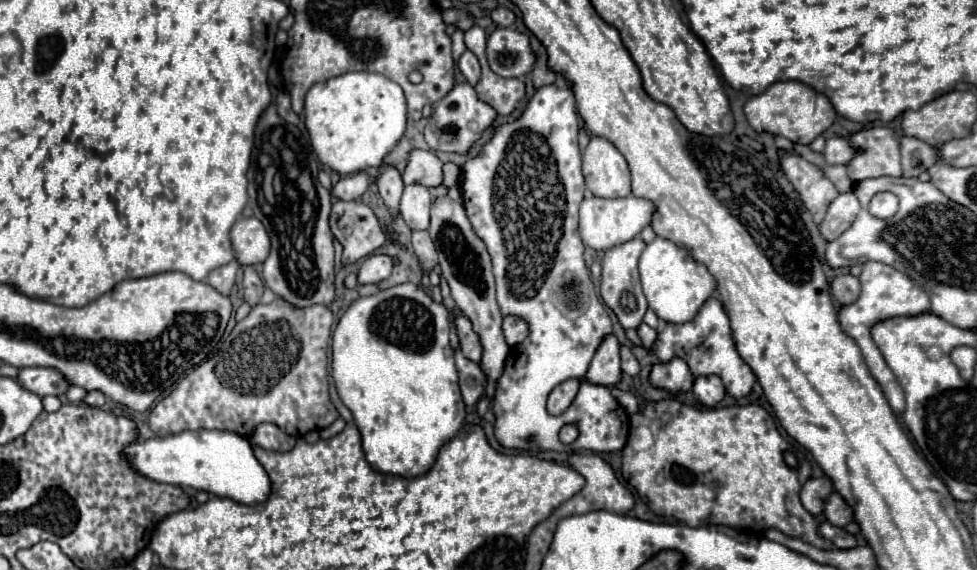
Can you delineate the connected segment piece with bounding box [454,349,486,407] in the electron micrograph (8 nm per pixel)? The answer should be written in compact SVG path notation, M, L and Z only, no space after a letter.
M458 349L454 353L456 357L456 367L458 367L458 375L460 375L460 391L462 391L462 399L468 407L474 407L478 403L478 399L482 397L484 393L484 387L486 387L486 379L484 379L484 373L480 369L478 363L466 359L462 355L462 351Z

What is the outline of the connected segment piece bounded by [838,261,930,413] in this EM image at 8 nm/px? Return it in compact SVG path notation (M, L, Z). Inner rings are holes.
M866 261L864 269L860 273L860 285L862 285L862 293L858 297L858 301L854 301L852 305L844 305L838 311L838 319L842 329L860 345L864 361L870 369L870 375L878 381L878 385L882 387L890 407L894 409L894 413L902 413L904 411L904 391L898 385L894 373L890 371L890 367L886 365L882 353L878 351L878 347L874 345L872 337L870 337L870 329L874 323L890 319L890 317L898 317L898 315L918 315L918 313L926 313L930 311L930 299L926 297L926 291L918 285L914 285L914 281L910 281L904 273L898 273L894 267L878 263L878 261Z

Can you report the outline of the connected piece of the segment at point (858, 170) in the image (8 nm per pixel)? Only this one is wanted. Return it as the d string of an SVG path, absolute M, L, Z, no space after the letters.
M872 127L852 135L850 143L862 149L862 155L848 163L848 177L852 183L876 177L902 177L900 147L892 129Z

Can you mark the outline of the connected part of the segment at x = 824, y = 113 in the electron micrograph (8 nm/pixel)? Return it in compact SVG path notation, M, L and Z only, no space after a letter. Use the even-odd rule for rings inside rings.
M778 81L770 85L762 95L748 99L748 103L744 105L744 113L754 131L782 135L800 145L810 145L810 141L822 135L836 119L836 111L830 101L798 81Z

